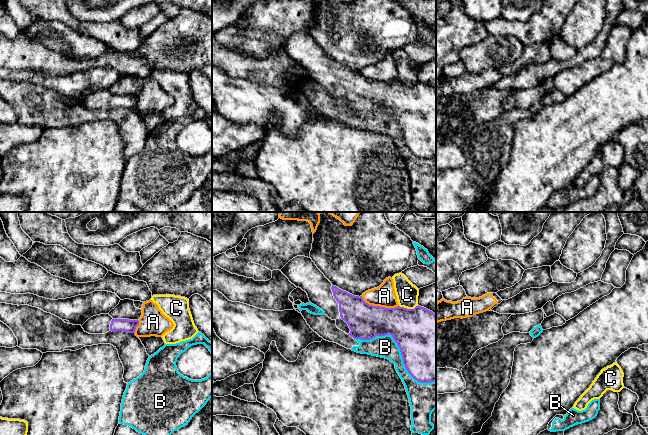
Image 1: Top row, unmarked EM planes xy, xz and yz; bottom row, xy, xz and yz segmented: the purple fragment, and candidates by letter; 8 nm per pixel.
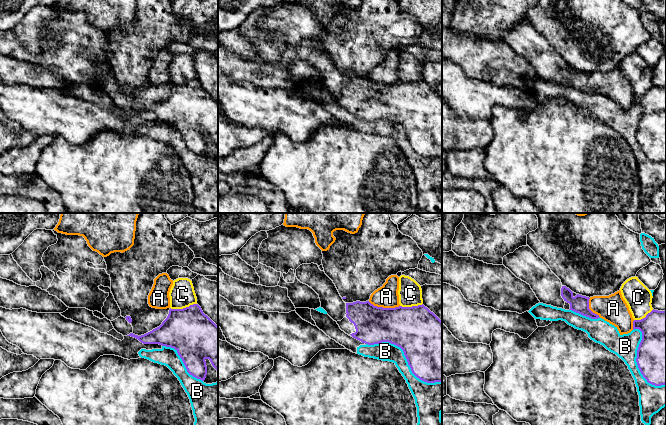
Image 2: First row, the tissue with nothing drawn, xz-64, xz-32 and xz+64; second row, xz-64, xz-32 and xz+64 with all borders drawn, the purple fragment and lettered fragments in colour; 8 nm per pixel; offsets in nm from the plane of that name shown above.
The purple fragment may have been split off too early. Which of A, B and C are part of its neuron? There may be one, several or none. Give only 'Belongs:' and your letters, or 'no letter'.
Belongs: no letter

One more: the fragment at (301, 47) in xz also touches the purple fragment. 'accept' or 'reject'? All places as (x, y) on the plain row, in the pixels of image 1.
accept

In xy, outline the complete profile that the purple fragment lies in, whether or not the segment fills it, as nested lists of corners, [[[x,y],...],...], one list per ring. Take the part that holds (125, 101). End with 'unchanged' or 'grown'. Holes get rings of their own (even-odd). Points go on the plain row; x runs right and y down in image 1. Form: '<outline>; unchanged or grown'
[[[100,90],[91,93],[82,104],[89,110],[105,110],[109,107],[123,107],[135,109],[139,96],[113,95],[109,90]]]; grown

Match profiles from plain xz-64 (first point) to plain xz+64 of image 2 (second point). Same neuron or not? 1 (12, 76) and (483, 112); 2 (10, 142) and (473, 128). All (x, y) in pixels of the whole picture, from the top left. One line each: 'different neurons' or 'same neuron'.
1: different neurons
2: same neuron

